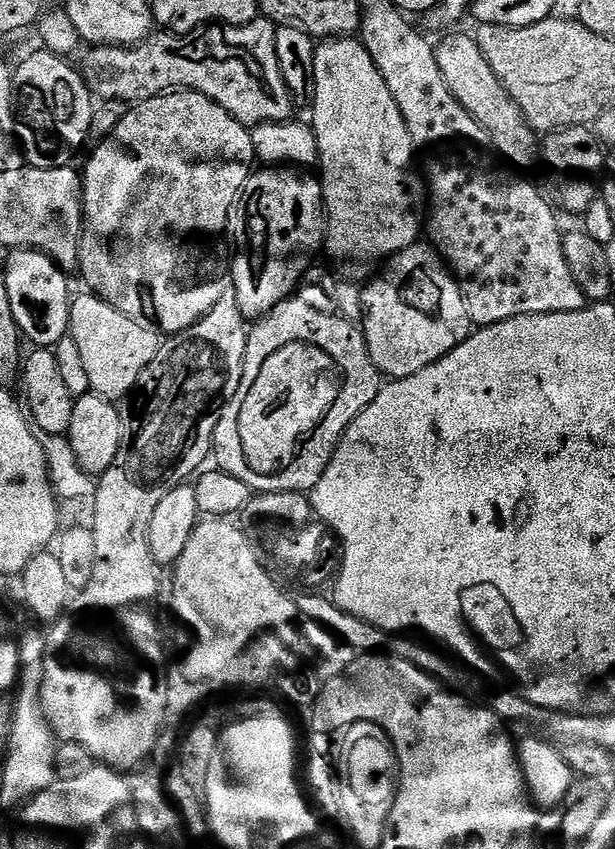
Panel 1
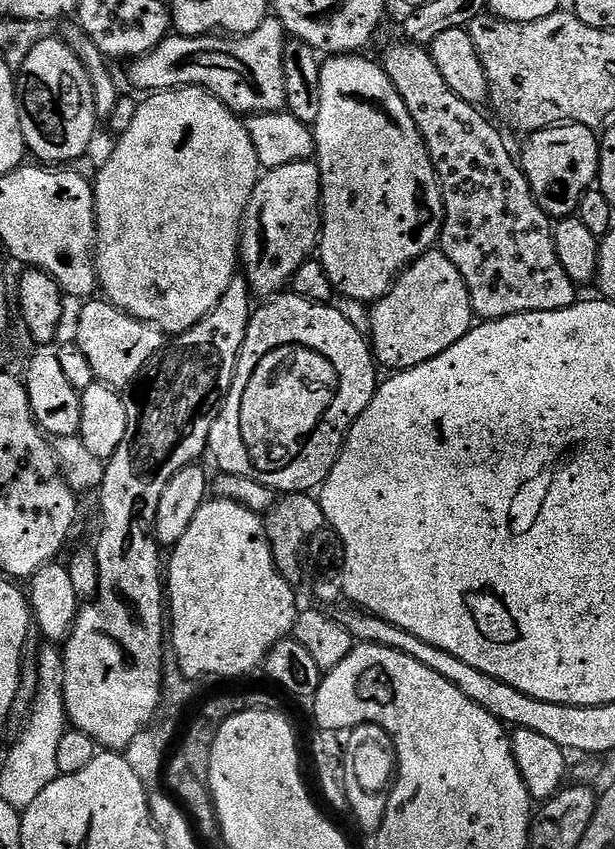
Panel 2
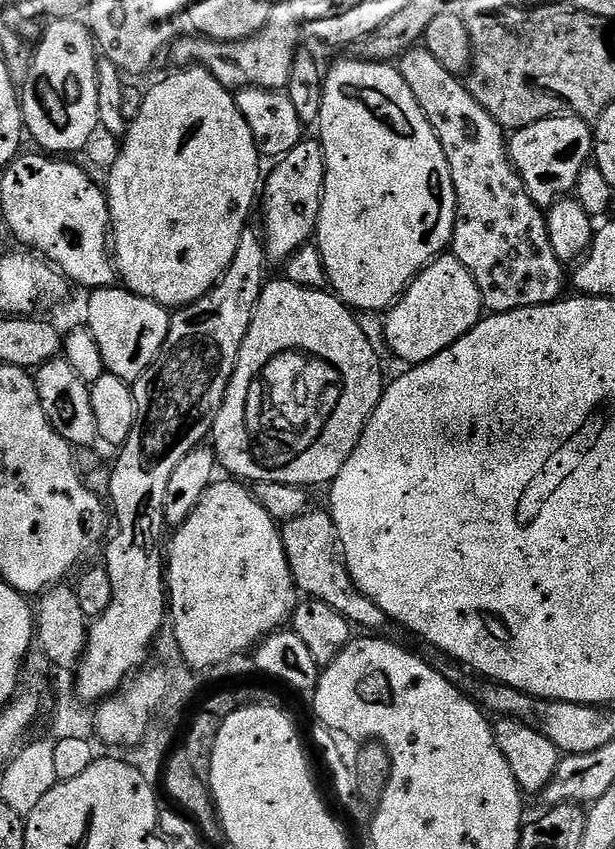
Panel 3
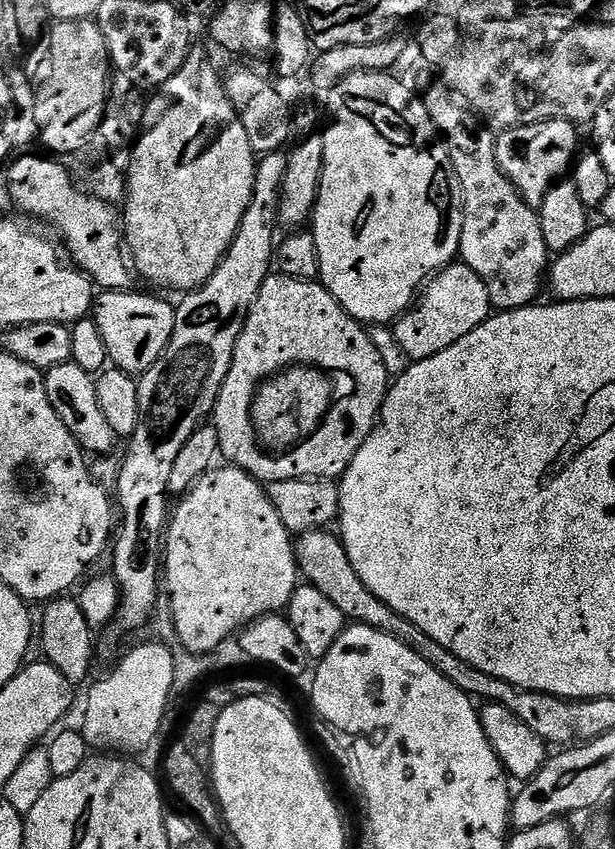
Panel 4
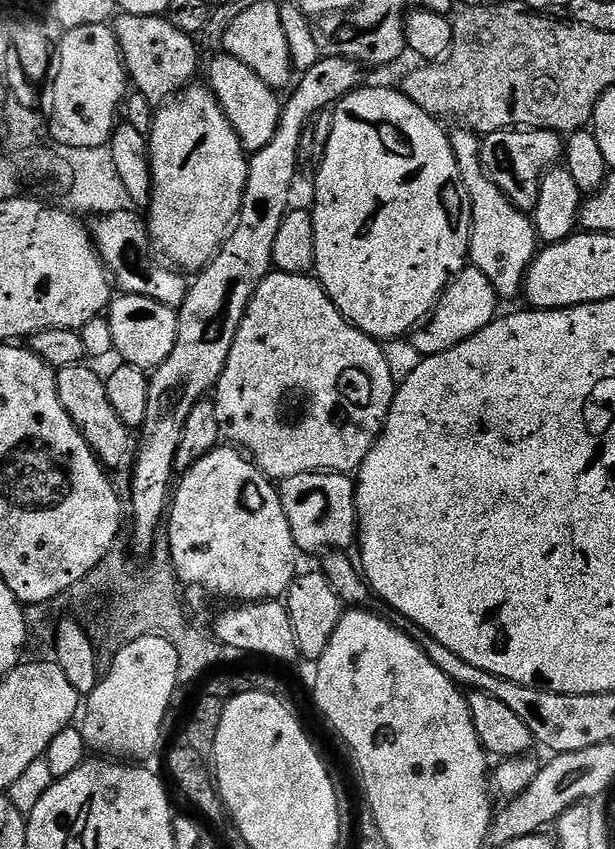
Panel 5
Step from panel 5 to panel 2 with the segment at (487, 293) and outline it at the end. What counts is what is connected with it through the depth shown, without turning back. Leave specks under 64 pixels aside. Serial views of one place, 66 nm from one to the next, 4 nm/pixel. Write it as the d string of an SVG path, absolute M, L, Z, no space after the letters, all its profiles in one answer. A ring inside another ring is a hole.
M433 250L425 256L419 256L414 263L408 265L403 272L396 278L396 283L387 292L381 300L375 301L372 312L372 336L370 332L370 347L374 353L375 359L381 365L384 364L388 370L407 370L430 362L438 358L454 342L458 342L474 326L474 313L470 294L462 274L446 258L443 252Z

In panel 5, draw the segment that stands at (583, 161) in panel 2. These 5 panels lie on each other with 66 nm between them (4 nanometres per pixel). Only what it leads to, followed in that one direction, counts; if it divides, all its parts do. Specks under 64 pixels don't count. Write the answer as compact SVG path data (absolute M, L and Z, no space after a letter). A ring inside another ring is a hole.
M529 128L527 130L509 130L492 132L483 137L480 145L480 157L484 173L510 198L510 202L519 212L535 213L538 206L540 183L544 173L557 167L564 155L564 140L561 133L551 132L548 128Z

